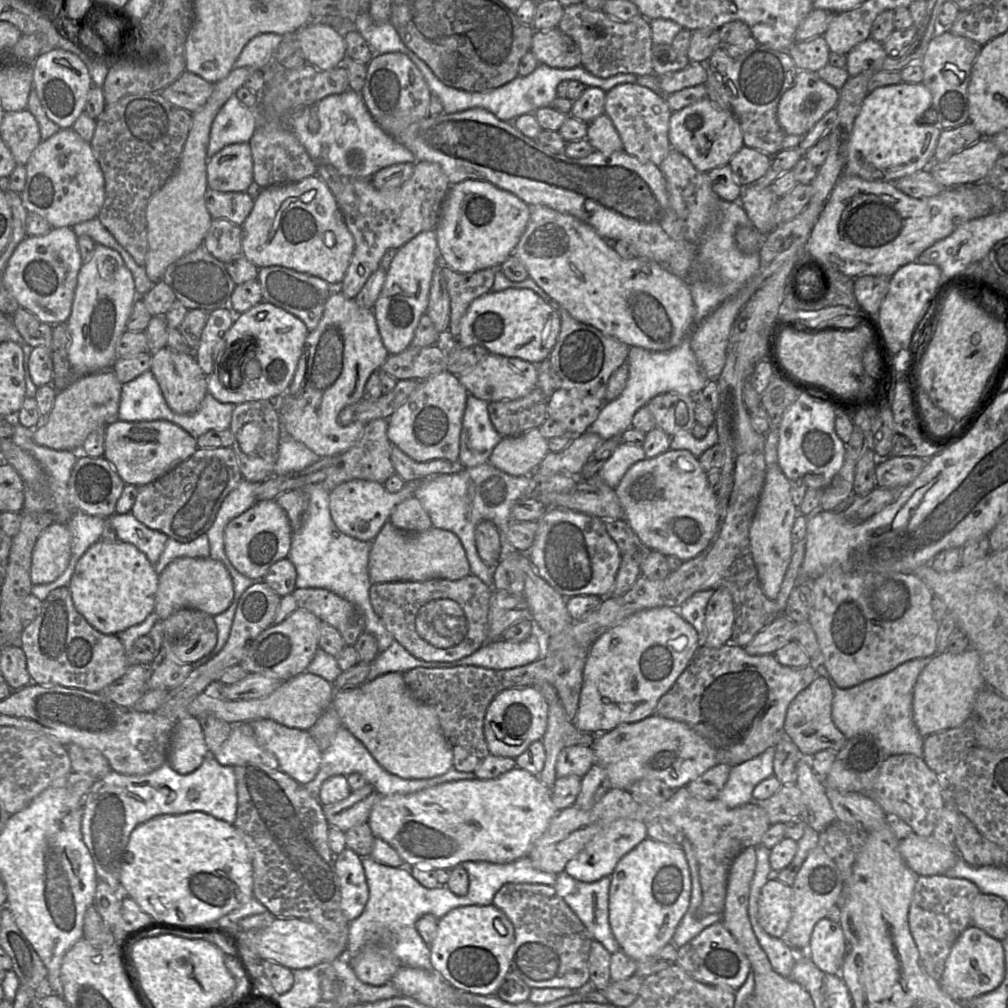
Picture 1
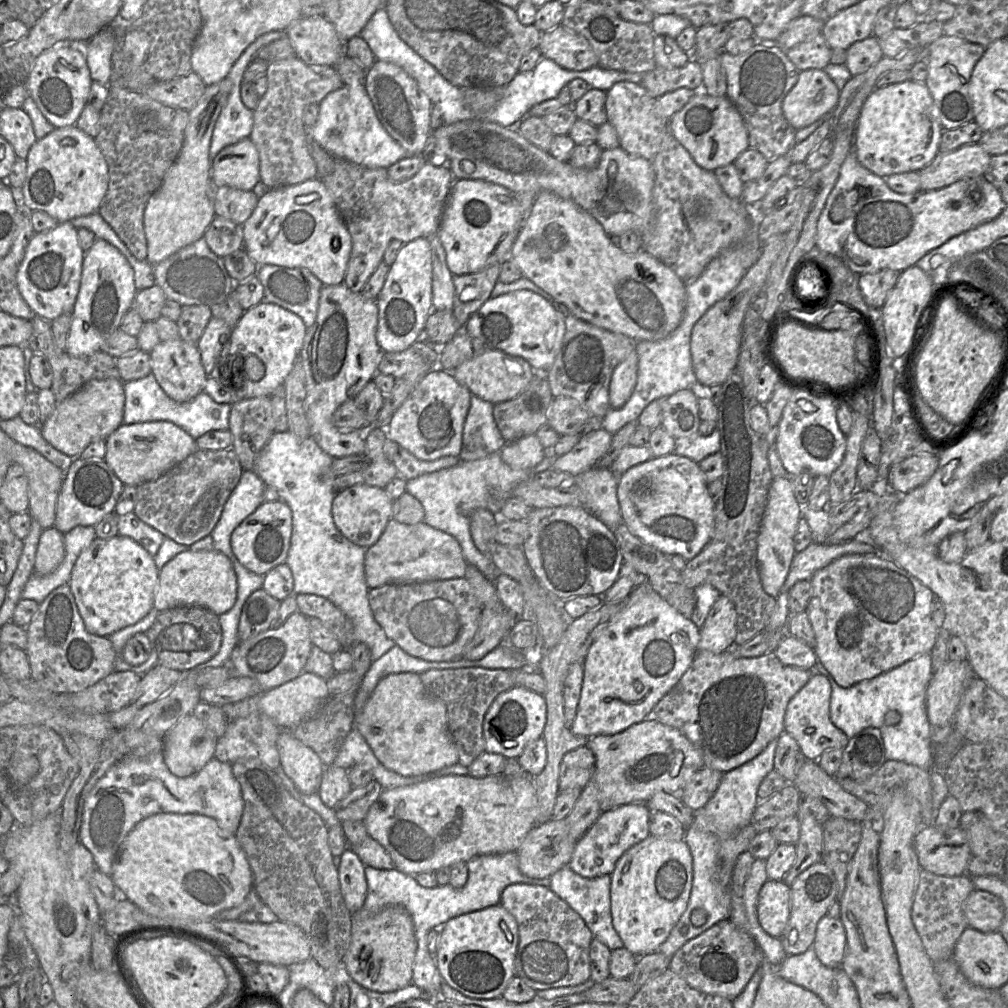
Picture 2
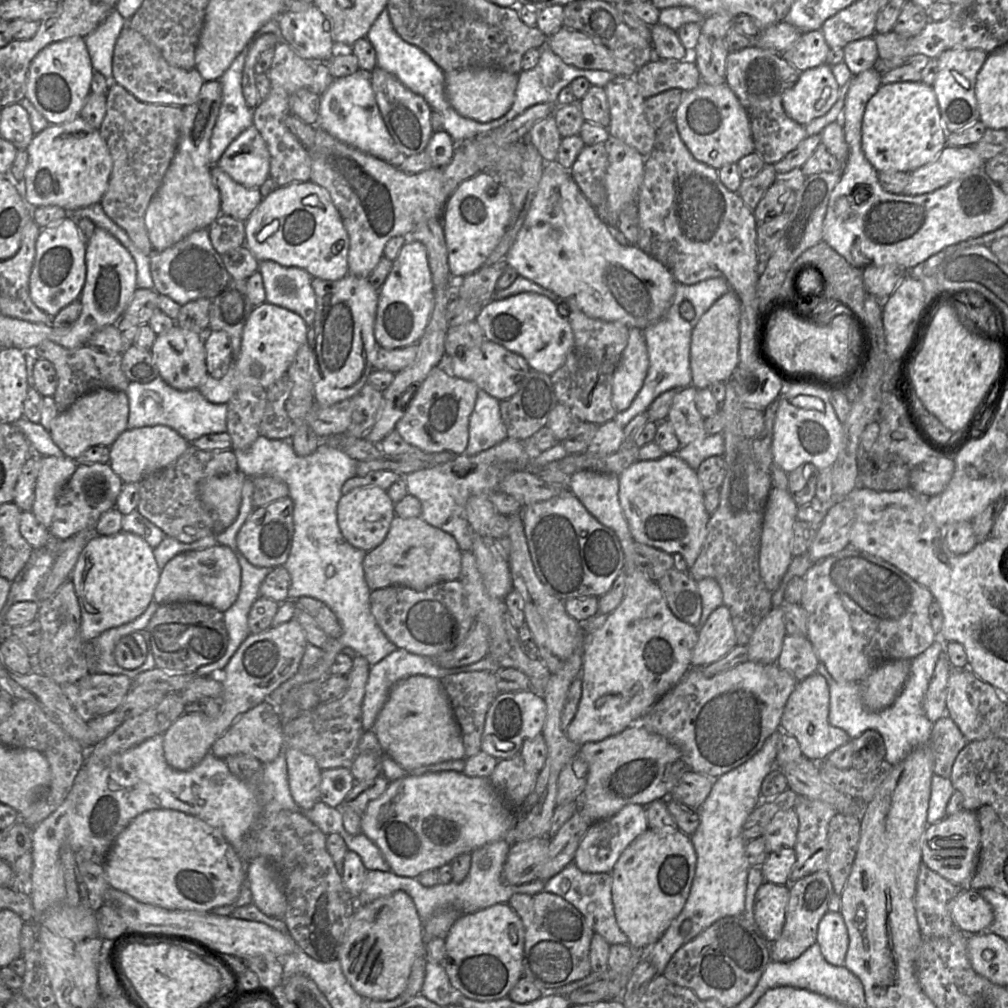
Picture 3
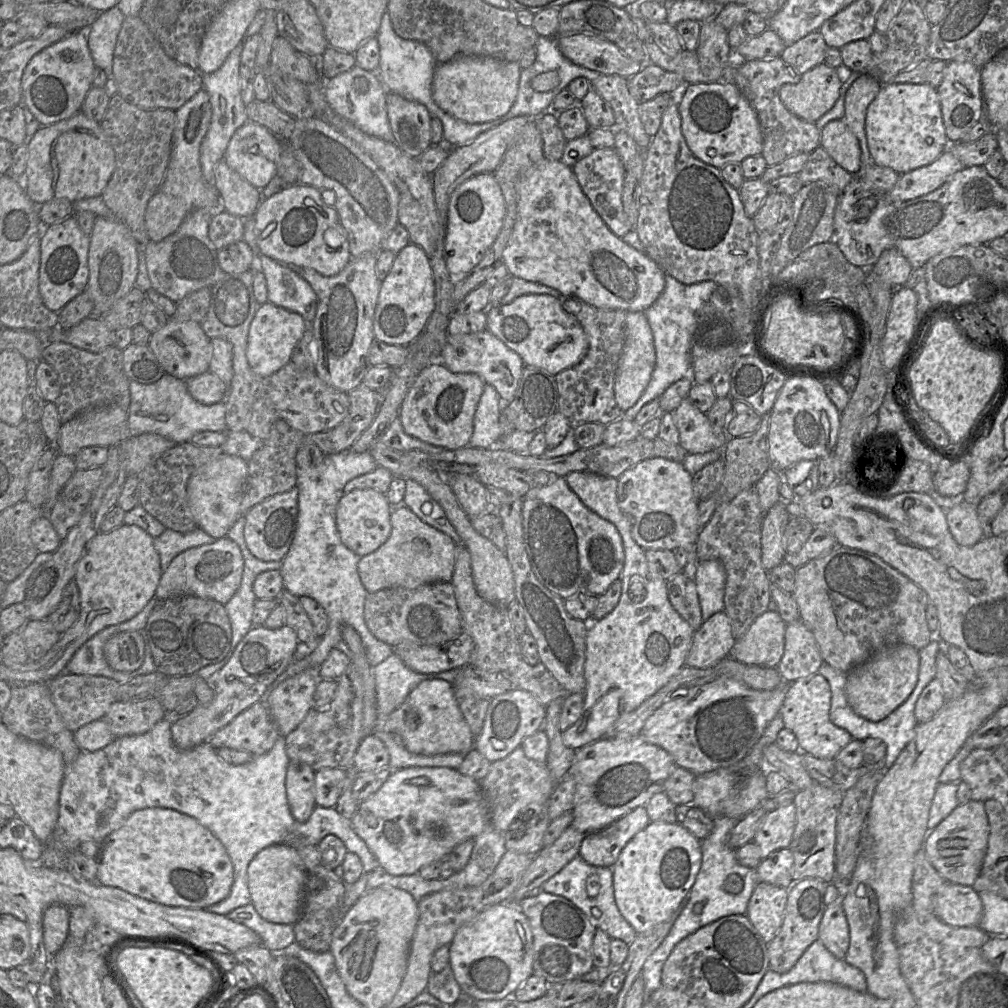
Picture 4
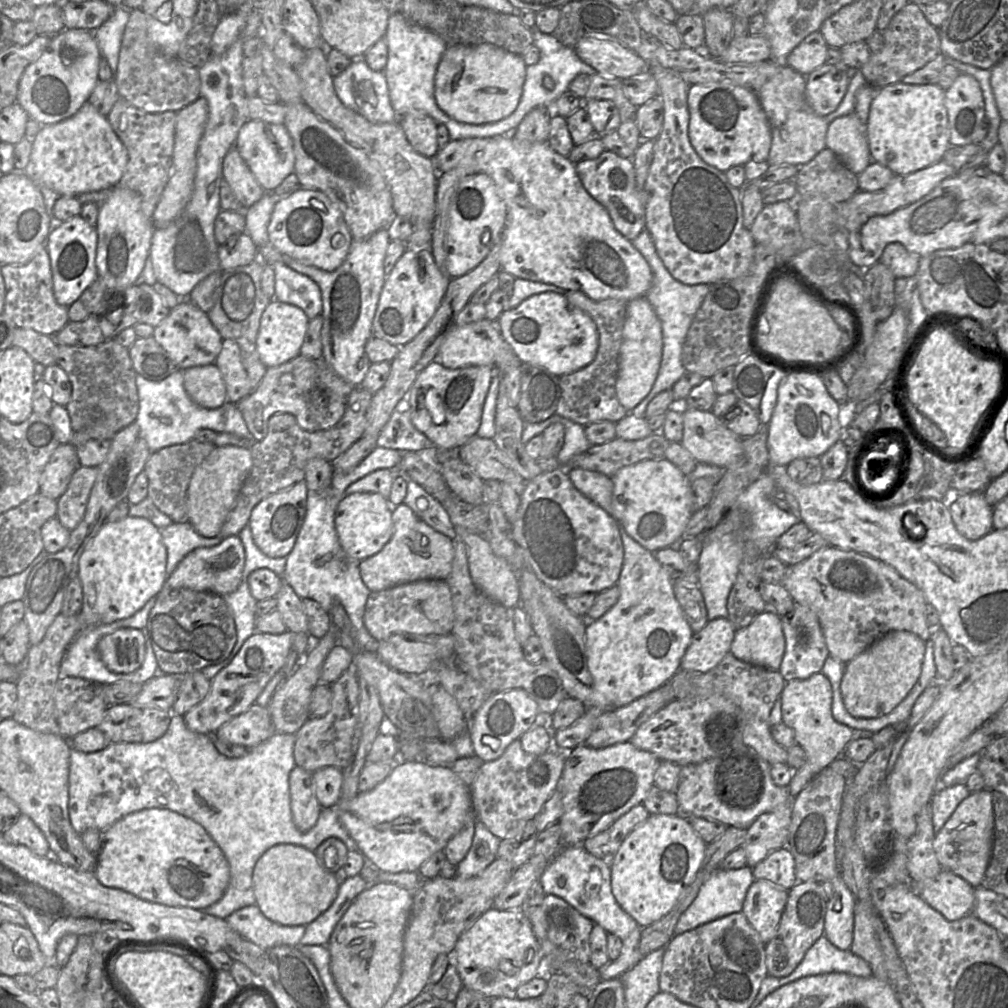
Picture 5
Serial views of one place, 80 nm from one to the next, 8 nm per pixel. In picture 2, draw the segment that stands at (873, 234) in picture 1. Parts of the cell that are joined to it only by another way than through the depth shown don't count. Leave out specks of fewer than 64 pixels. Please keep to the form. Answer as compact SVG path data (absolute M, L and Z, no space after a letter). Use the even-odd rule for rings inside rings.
M851 151L819 217L816 247L840 258L850 270L860 275L884 269L902 272L949 239L996 218L1005 207L1000 190L984 175L964 178L938 190L897 193L889 188L884 178L861 165L854 151Z

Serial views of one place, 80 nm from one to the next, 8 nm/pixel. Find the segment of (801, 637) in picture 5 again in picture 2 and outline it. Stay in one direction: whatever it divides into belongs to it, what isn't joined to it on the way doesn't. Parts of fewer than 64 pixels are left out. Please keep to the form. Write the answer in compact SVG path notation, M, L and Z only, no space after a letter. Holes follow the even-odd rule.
M791 635L782 638L774 654L784 665L813 671L817 662L814 649Z

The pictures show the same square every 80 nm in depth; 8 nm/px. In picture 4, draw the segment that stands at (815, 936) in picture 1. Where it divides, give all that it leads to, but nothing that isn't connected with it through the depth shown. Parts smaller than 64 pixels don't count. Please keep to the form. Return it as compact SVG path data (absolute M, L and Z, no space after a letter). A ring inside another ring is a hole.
M841 896L826 906L818 927L818 939L833 956L844 959L850 935Z

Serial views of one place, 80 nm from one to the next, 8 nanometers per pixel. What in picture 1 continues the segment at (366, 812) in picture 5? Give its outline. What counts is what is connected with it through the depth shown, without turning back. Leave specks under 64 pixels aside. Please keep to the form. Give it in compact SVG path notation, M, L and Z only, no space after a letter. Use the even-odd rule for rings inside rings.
M513 768L512 770L499 775L494 779L472 779L472 780L458 780L445 782L430 788L426 788L411 794L393 794L386 796L379 796L378 800L372 807L368 818L368 824L376 838L381 838L392 846L405 866L416 866L419 868L448 868L453 869L465 861L485 861L495 864L506 864L516 861L520 858L527 857L534 843L542 836L548 827L550 821L558 813L557 807L554 803L552 789L546 787L537 776L532 775L526 770L520 768Z

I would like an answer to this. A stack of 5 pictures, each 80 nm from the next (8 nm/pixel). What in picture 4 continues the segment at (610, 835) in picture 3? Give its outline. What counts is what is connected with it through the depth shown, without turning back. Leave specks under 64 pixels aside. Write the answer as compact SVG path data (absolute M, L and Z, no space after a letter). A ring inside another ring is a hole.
M636 807L607 827L585 834L578 855L591 866L612 869L621 850L649 821L645 807Z

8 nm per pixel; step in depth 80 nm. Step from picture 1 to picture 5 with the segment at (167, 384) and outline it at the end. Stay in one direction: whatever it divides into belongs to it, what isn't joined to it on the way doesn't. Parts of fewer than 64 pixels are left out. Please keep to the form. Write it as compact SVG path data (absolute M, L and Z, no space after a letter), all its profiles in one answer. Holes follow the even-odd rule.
M181 298L178 305L170 309L168 316L154 327L152 337L166 351L177 370L214 363L223 340L207 313L187 298Z

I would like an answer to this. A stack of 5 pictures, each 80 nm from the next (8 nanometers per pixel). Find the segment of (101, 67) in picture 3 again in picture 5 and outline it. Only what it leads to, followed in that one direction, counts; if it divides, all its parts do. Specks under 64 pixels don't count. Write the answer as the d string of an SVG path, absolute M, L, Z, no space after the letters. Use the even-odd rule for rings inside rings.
M116 6L113 14L93 32L101 58L105 59L111 68L112 78L117 69L121 41L129 18L129 11L123 6Z

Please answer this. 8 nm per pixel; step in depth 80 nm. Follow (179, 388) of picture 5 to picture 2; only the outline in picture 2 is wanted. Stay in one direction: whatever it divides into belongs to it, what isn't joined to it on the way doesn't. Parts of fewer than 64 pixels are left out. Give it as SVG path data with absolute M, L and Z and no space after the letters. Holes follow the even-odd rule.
M152 373L138 380L124 382L123 386L125 392L124 424L169 421L181 427L195 440L208 431L227 430L229 427L231 405L215 402L206 392L200 392L188 402L174 401L163 391Z

